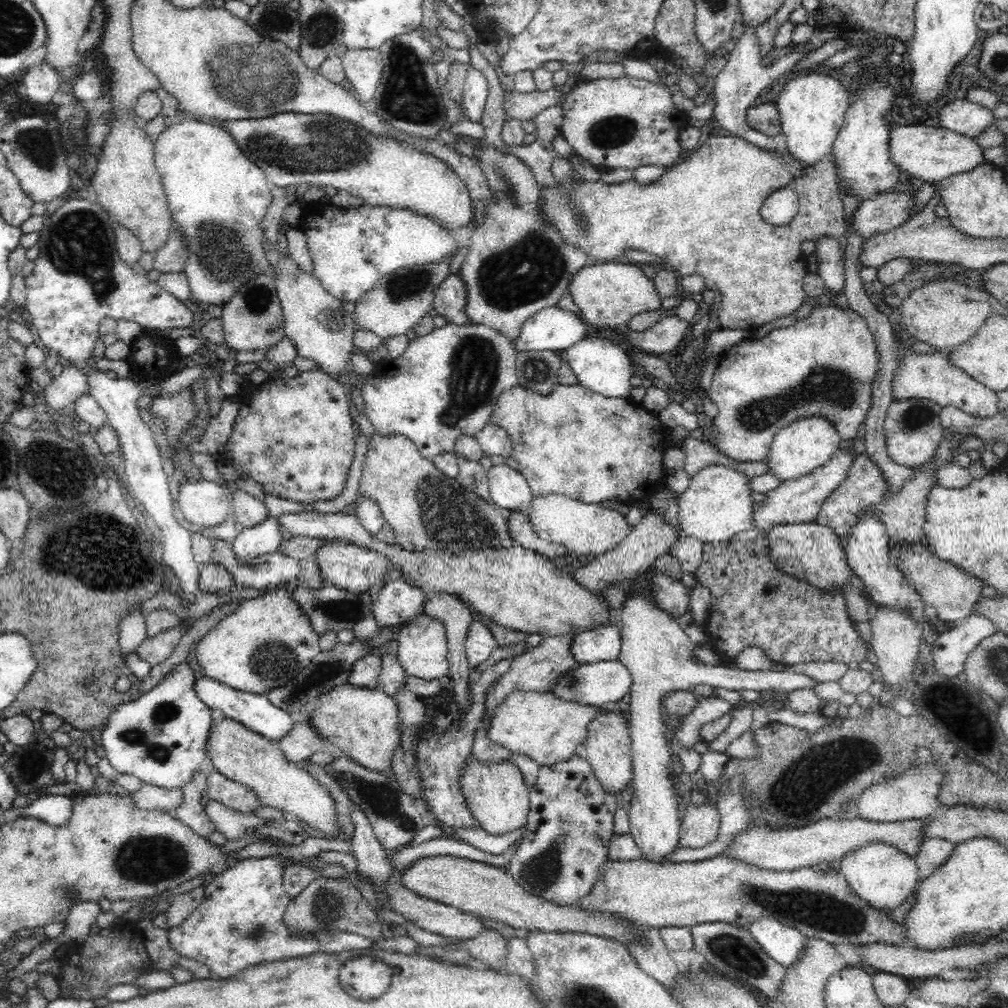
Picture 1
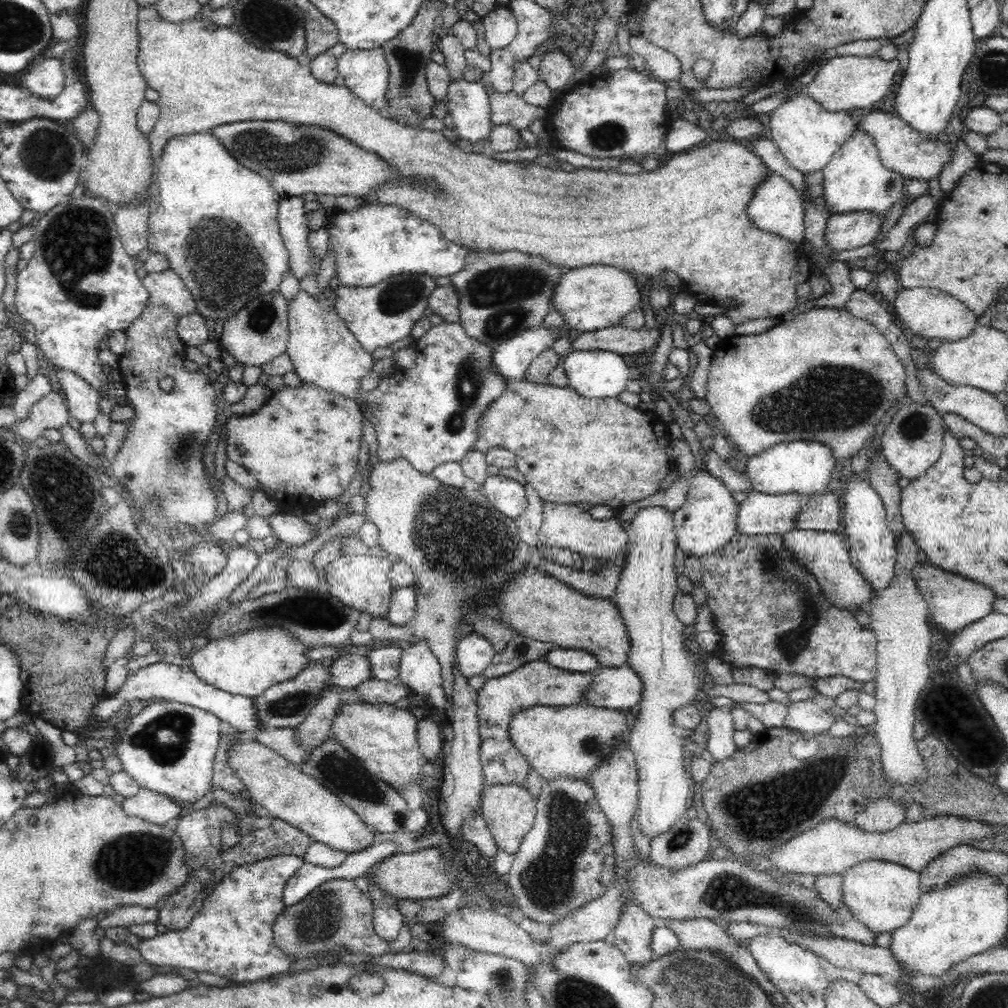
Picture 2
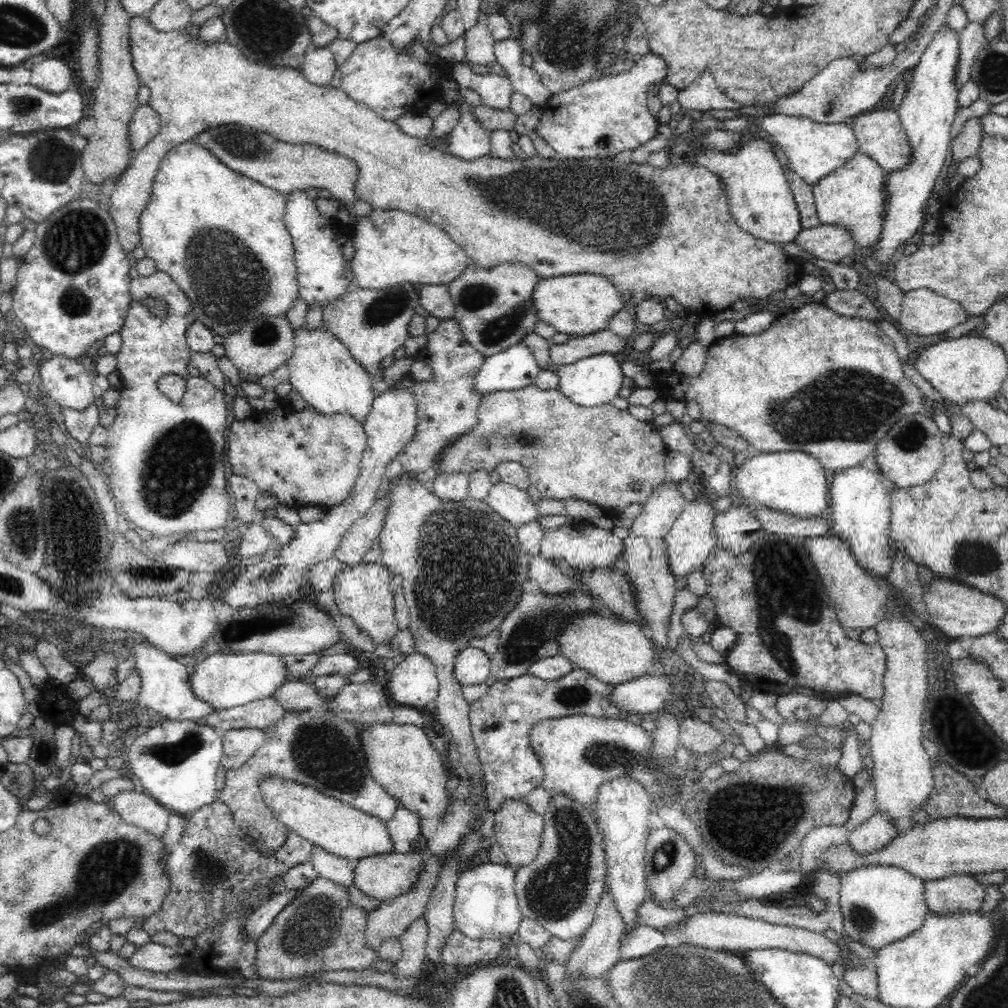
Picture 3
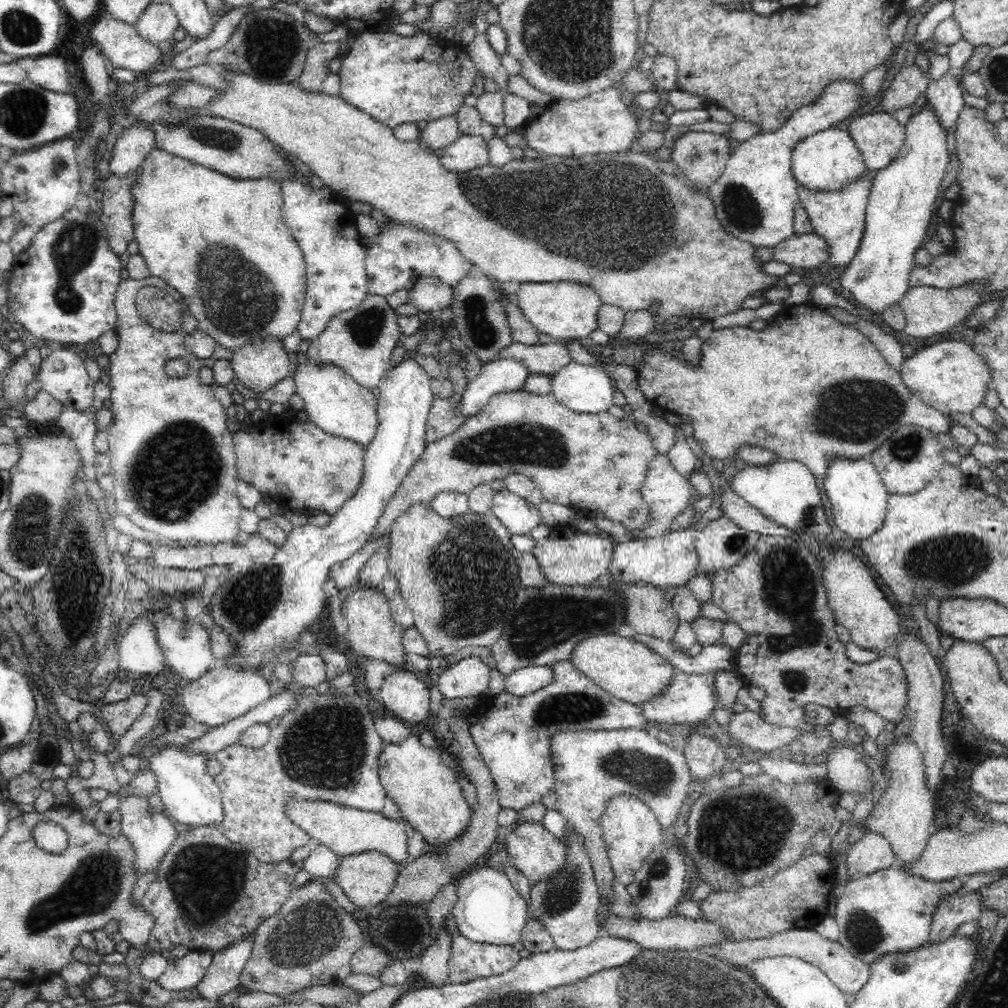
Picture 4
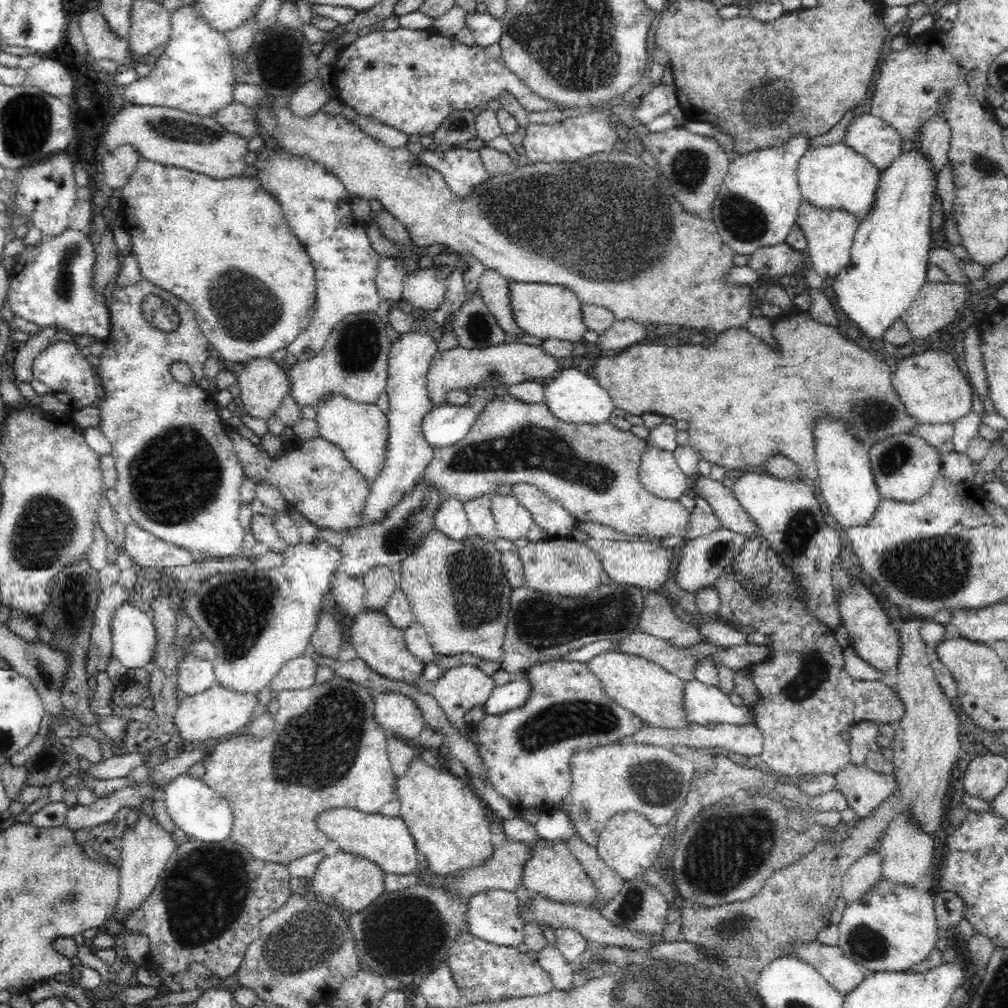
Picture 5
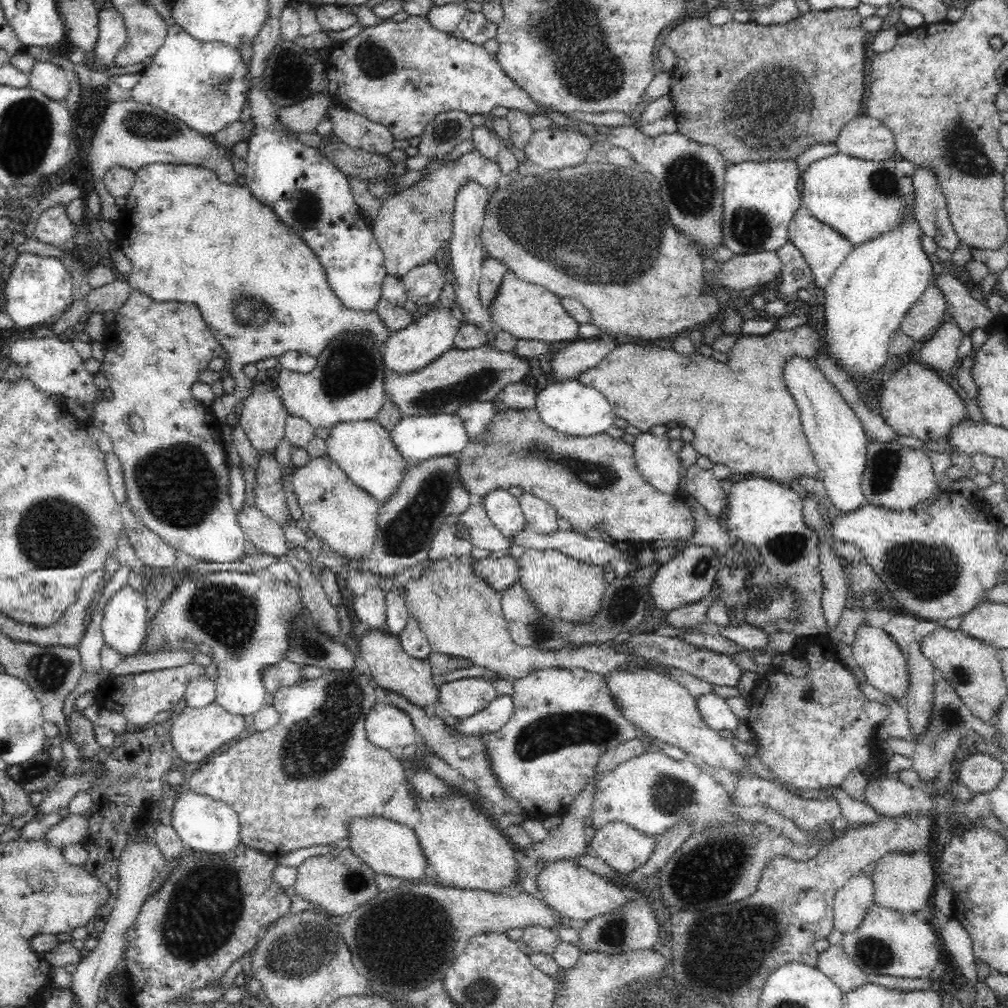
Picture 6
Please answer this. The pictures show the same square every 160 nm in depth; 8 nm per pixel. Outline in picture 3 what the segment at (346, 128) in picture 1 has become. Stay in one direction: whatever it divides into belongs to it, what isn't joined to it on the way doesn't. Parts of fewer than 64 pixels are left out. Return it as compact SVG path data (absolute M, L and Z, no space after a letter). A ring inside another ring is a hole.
M220 124L206 128L190 142L210 151L210 155L233 172L284 195L314 186L317 189L326 188L334 199L343 202L350 209L354 206L354 182L358 177L358 168L352 160L336 153L324 151L314 145L288 144L265 132L240 124Z

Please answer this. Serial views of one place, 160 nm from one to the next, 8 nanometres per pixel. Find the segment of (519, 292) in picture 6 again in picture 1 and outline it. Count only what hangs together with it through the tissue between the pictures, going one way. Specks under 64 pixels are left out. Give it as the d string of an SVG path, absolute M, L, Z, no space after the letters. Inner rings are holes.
M625 260L582 266L570 278L567 292L578 306L578 317L588 328L597 326L599 330L602 327L608 330L624 327L634 315L657 311L662 306L660 297L654 290L654 283L642 273L640 267Z

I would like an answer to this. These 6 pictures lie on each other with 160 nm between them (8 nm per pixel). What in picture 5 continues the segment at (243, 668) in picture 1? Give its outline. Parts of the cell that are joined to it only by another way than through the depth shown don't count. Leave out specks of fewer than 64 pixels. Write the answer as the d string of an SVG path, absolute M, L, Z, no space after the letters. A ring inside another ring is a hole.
M214 684L204 692L183 698L173 716L173 723L184 742L192 744L216 743L226 736L235 736L244 732L257 712L256 695L240 695L222 685Z

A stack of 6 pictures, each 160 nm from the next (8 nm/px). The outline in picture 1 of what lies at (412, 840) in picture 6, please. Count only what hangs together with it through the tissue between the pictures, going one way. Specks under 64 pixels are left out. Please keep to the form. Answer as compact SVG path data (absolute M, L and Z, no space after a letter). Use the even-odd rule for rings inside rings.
M225 718L220 724L211 726L211 733L207 742L207 756L210 757L218 772L226 779L242 784L242 786L254 792L257 804L276 808L276 810L280 810L288 818L294 818L300 820L300 822L304 821L306 825L326 833L328 839L342 839L344 836L345 832L341 830L338 823L335 801L328 789L322 787L310 773L297 767L296 763L286 760L277 741L265 739L263 736L244 727L244 725L230 718Z

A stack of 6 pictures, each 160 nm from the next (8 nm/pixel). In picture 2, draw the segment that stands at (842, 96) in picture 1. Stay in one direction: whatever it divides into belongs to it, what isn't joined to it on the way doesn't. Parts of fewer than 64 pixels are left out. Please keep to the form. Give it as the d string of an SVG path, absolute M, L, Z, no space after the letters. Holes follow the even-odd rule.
M808 96L794 98L778 106L764 117L766 135L785 156L785 160L802 175L810 176L822 172L830 163L832 156L852 136L856 115L838 112L831 114Z

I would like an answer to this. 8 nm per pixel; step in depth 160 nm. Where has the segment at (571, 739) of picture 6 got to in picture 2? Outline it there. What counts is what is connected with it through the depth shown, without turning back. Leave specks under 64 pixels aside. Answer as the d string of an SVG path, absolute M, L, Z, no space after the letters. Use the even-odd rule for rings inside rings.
M544 659L523 664L498 678L487 679L483 688L477 692L476 700L481 740L480 756L486 788L511 784L525 787L528 771L532 769L531 764L514 746L510 736L510 723L518 711L538 705L554 708L586 705L585 692L592 683L593 674L560 670L548 665Z

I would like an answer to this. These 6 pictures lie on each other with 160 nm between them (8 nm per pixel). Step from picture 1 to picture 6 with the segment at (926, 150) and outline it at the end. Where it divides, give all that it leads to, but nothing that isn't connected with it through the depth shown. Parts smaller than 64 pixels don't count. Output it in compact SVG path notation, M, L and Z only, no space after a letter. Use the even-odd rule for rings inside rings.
M871 116L854 117L838 135L837 149L843 155L866 161L884 161L894 156L894 135Z

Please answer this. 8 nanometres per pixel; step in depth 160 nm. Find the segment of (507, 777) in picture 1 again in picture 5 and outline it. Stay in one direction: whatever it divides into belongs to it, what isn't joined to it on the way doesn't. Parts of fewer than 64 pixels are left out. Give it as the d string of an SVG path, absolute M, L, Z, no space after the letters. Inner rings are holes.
M536 838L535 851L525 862L523 868L523 884L525 888L534 890L538 895L559 903L586 904L593 906L597 901L598 891L592 879L586 874L584 867L574 857L564 843L550 843Z

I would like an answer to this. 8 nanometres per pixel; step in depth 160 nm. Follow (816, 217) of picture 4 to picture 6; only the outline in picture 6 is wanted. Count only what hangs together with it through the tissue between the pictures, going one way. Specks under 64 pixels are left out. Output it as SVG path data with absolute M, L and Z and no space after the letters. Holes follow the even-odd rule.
M800 206L794 210L789 224L788 240L800 251L804 261L812 270L812 285L818 288L825 288L830 282L836 269L846 260L846 257L852 252L852 245L848 239L844 239L838 232L816 220L810 213Z

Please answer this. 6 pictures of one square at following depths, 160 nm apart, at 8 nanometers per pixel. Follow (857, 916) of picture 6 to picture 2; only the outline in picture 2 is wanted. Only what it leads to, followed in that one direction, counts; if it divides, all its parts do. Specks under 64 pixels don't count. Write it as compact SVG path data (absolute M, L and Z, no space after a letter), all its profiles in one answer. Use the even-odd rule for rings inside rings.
M892 800L870 801L855 818L854 824L866 833L883 833L894 830L905 822L906 804Z

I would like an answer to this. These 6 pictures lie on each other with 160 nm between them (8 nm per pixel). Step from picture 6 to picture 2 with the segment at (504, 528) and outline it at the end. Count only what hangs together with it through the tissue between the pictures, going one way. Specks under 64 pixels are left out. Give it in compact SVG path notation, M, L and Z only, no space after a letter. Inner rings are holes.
M504 475L489 476L480 492L501 514L514 521L529 508L525 488Z

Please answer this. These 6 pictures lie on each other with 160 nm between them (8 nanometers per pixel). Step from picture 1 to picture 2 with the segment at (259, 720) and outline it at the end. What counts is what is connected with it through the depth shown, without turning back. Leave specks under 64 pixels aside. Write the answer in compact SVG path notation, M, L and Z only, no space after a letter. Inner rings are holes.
M156 662L150 664L133 675L130 675L122 688L112 698L101 700L94 706L94 717L96 722L110 720L116 716L124 707L130 708L133 702L152 702L152 701L174 701L176 703L192 706L204 712L216 715L222 722L228 722L236 730L248 732L248 730L261 730L258 725L258 717L252 705L252 699L246 696L234 696L218 690L196 677L196 673L190 668L176 666L176 664L166 664Z

